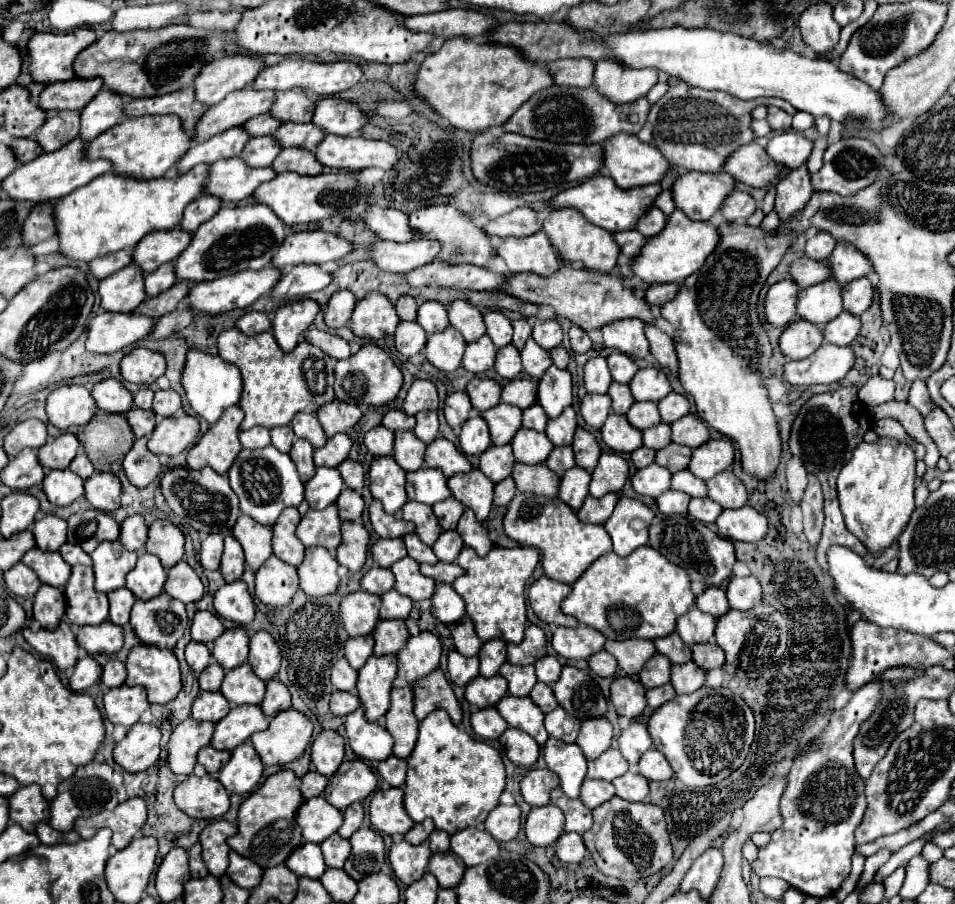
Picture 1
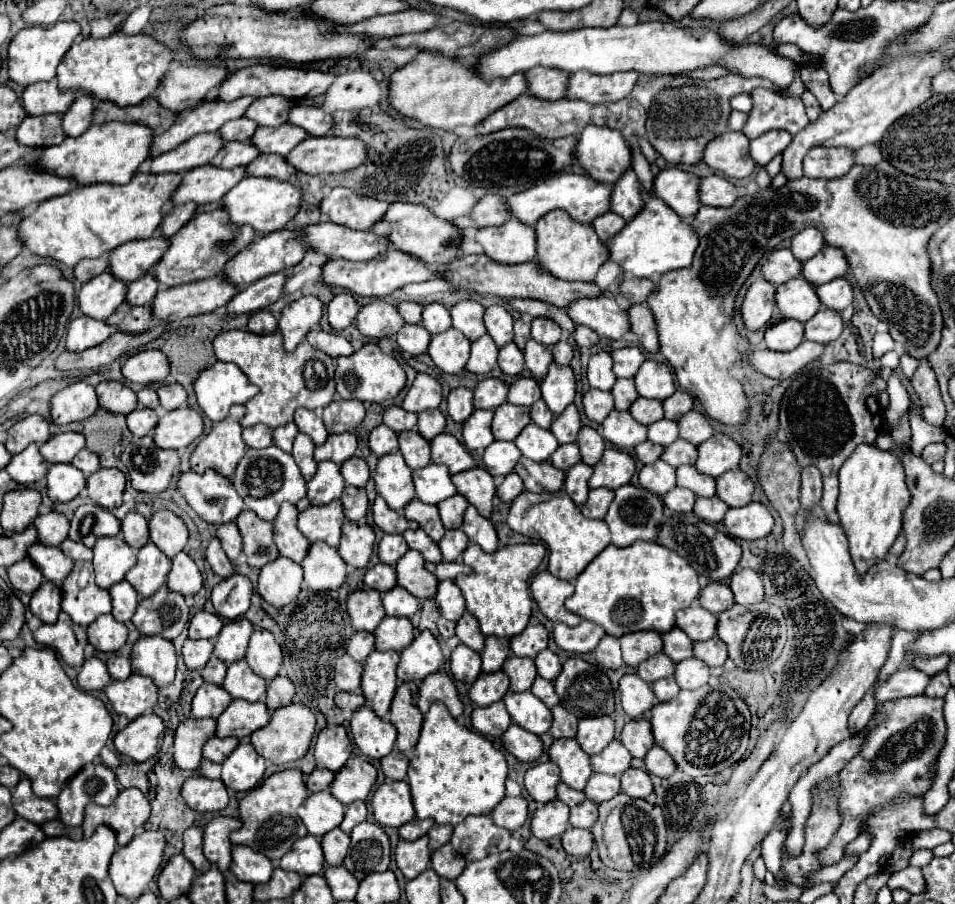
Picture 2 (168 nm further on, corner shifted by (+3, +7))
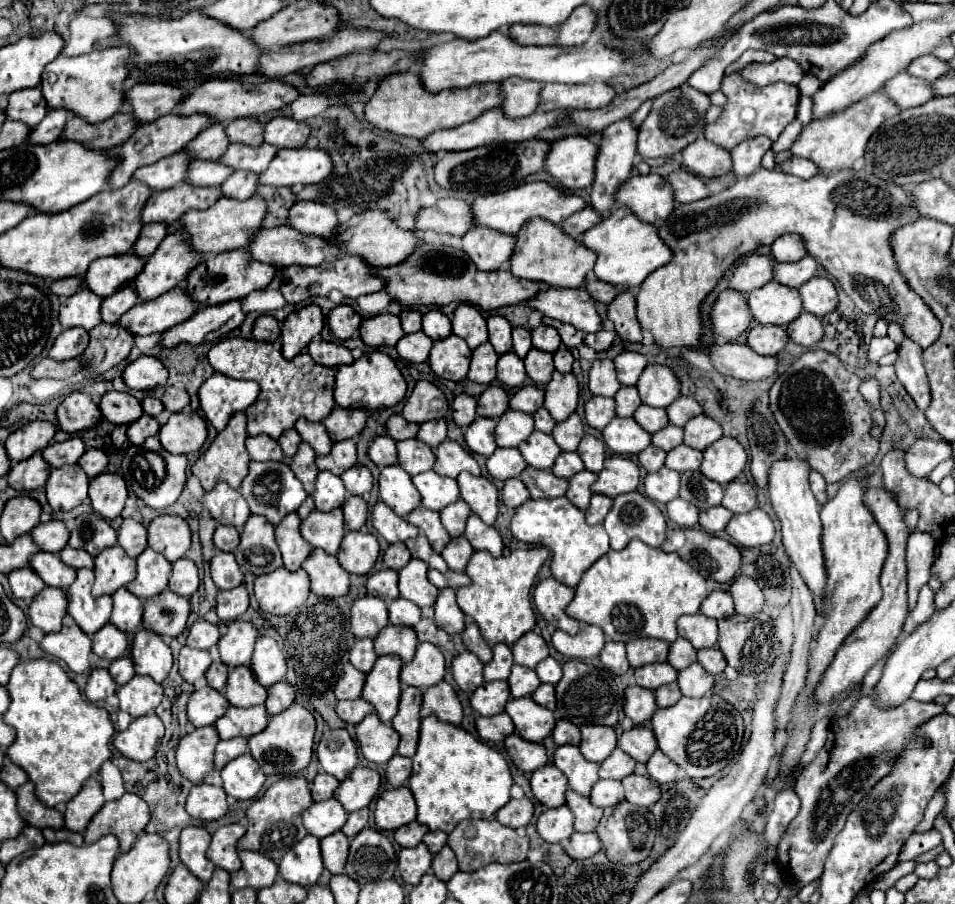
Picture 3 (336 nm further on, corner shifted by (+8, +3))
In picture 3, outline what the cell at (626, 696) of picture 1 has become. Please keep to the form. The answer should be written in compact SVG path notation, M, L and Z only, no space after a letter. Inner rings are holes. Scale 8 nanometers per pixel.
M628 687L626 689L626 703L624 703L624 713L636 723L646 723L652 719L656 713L656 697L654 691L648 691L644 687Z

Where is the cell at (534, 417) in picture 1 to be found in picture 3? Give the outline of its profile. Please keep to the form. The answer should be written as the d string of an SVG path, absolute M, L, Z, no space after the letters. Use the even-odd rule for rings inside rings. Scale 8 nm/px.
M542 407L534 413L534 423L536 423L536 429L542 431L542 433L552 433L556 421L552 421L552 415Z

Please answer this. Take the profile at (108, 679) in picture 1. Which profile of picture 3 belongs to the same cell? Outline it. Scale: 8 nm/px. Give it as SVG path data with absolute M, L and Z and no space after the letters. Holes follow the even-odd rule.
M120 657L120 659L116 659L116 661L110 663L108 671L110 671L110 675L114 677L114 681L116 681L118 685L124 685L124 683L128 683L128 681L134 677L132 659L130 659L130 657Z

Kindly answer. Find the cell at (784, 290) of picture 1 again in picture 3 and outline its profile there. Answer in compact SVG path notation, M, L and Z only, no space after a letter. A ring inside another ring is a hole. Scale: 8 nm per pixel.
M726 289L718 295L710 317L714 335L724 337L726 341L738 339L744 331L748 331L752 323L752 313L748 313L746 295L736 293L734 289Z

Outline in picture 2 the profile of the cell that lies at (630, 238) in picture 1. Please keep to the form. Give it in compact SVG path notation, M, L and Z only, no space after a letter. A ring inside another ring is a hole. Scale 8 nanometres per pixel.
M611 211L605 213L605 217L597 217L597 221L593 221L593 227L595 227L595 231L603 243L607 243L617 233L621 233L621 229L625 225L627 225L625 219L619 217L617 213L611 213Z

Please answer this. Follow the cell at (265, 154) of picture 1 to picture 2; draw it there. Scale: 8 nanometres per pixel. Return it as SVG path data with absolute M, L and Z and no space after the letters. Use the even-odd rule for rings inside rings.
M229 141L225 143L225 149L217 153L213 165L221 165L221 167L249 165L249 161L255 161L259 155L261 155L259 149L249 141Z

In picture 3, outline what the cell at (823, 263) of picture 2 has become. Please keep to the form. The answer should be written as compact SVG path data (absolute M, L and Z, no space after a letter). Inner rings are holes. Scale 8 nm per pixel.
M804 257L796 263L774 263L774 281L798 289L804 281L808 281L812 275L816 275L818 263L812 257Z

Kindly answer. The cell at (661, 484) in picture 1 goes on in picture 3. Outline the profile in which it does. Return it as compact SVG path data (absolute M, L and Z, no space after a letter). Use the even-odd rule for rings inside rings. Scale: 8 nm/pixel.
M668 467L660 469L660 473L650 473L644 479L644 491L652 501L668 503L678 497L680 489L680 473L672 471Z

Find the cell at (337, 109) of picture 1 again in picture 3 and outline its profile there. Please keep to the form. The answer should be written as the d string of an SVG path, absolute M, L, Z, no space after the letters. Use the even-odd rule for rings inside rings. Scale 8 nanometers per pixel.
M286 115L272 117L264 125L264 141L276 145L278 149L284 147L304 147L310 137L310 129L302 121L294 121Z

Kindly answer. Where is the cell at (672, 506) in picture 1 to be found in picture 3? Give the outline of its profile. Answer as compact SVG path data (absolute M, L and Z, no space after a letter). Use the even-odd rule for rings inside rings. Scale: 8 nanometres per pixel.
M676 497L674 501L670 501L668 505L666 505L666 511L668 511L668 517L678 525L678 527L694 527L694 525L698 525L698 509L692 505L692 503L688 503L688 501L684 501L684 499L680 499L680 497Z

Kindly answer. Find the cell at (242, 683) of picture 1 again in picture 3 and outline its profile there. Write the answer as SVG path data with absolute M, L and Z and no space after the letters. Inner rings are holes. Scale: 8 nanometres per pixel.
M240 665L230 671L224 697L230 701L230 705L248 709L254 705L262 705L268 697L268 689L256 681L250 667Z

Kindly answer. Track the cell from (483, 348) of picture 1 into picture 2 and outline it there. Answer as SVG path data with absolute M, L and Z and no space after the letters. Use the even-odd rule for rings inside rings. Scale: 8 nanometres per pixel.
M483 335L471 343L471 357L465 365L467 371L475 375L485 375L495 367L495 363L497 363L497 345L489 335Z

